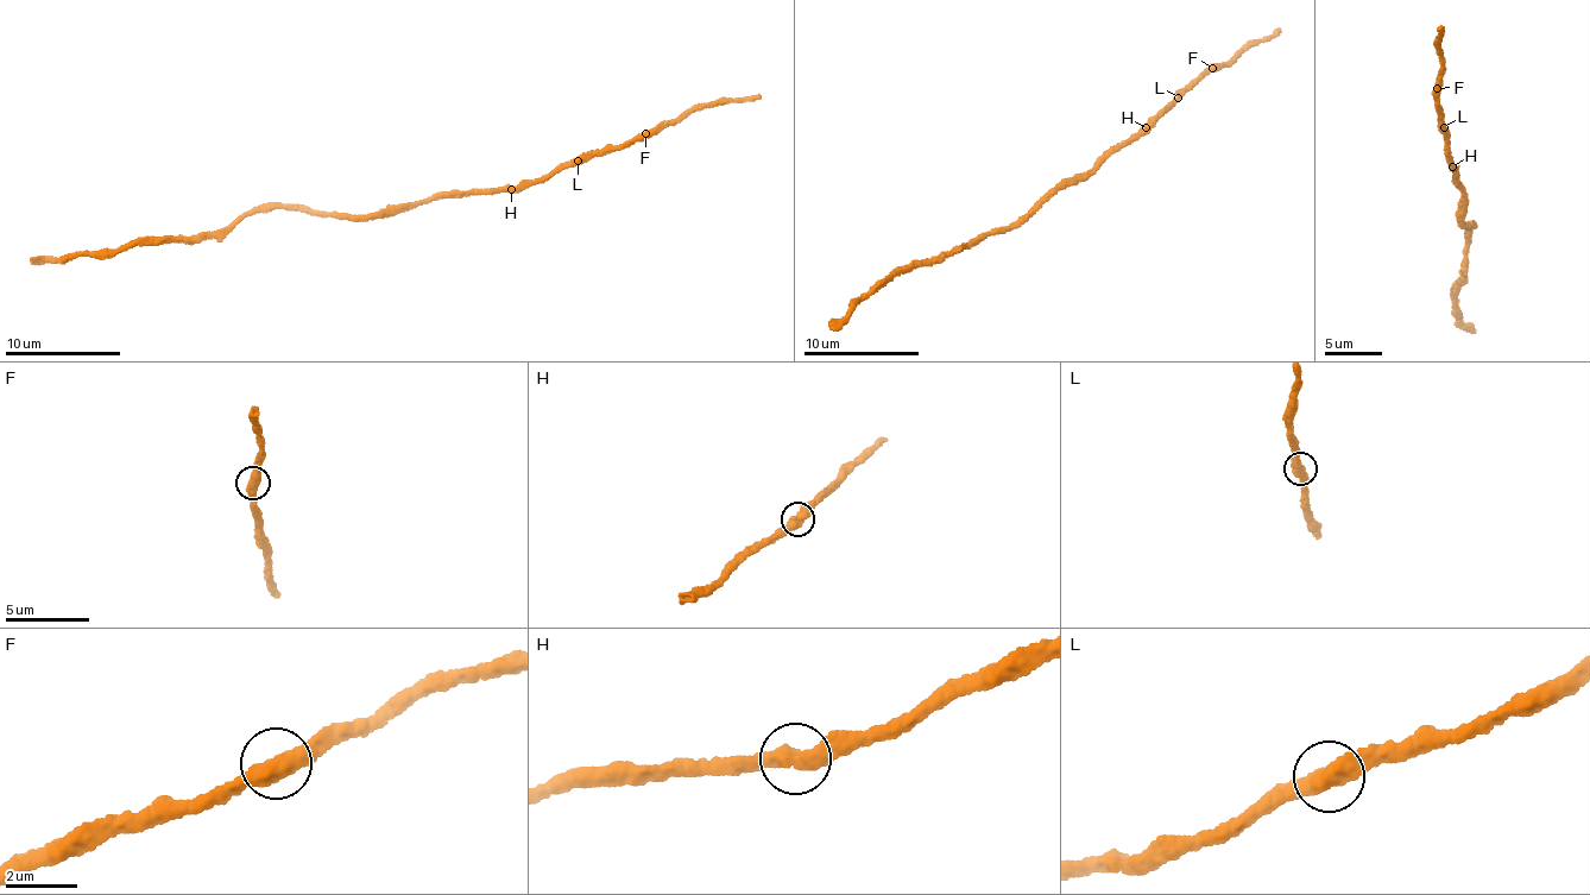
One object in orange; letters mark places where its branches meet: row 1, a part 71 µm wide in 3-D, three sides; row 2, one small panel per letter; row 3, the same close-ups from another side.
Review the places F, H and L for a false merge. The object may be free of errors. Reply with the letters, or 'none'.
none

